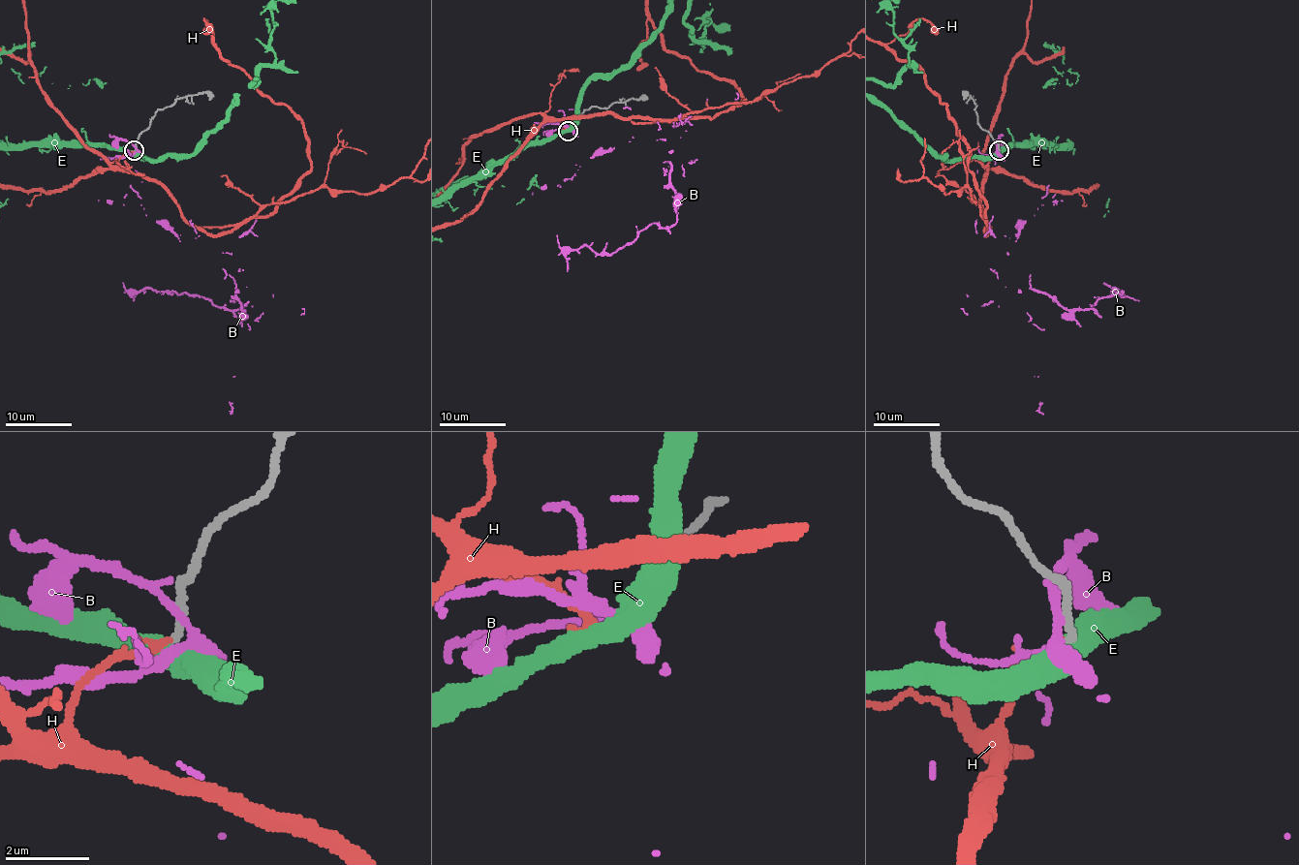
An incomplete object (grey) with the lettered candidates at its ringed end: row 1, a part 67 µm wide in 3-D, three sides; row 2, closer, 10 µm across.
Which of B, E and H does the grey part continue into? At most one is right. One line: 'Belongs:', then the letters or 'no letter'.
Belongs: H

